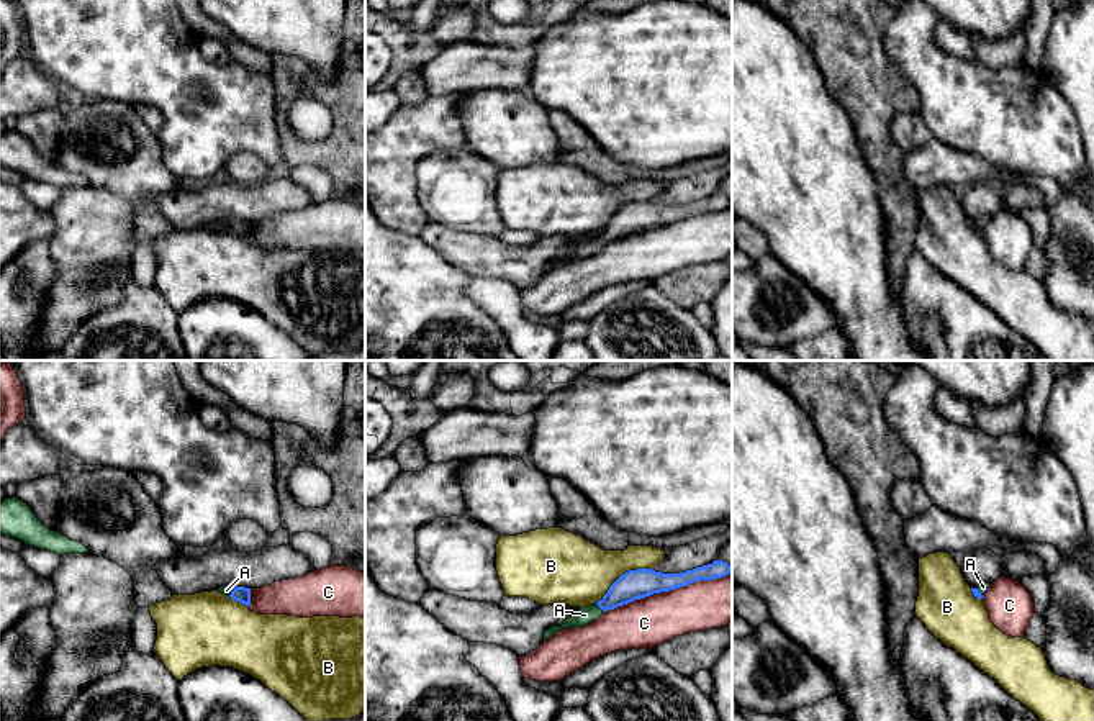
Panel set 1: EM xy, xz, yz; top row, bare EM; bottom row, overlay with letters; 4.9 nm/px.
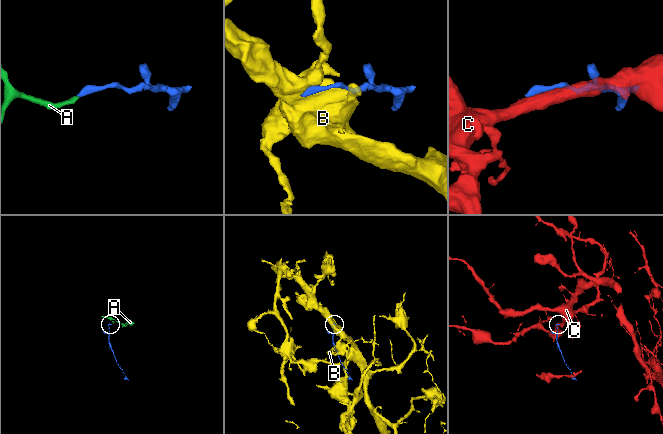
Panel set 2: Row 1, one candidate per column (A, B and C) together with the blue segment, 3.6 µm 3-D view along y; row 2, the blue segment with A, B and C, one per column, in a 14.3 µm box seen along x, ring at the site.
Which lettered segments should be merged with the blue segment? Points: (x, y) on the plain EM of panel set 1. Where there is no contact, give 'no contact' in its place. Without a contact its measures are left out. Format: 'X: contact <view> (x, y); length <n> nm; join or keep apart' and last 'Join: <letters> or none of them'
A: contact xz (600, 240); length 60 nm; join
B: contact xz (623, 207); length 340 nm; keep apart
C: contact xz (696, 213); length 340 nm; keep apart
Join: A

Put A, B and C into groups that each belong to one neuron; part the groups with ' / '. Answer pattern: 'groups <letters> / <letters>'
groups A / B / C

